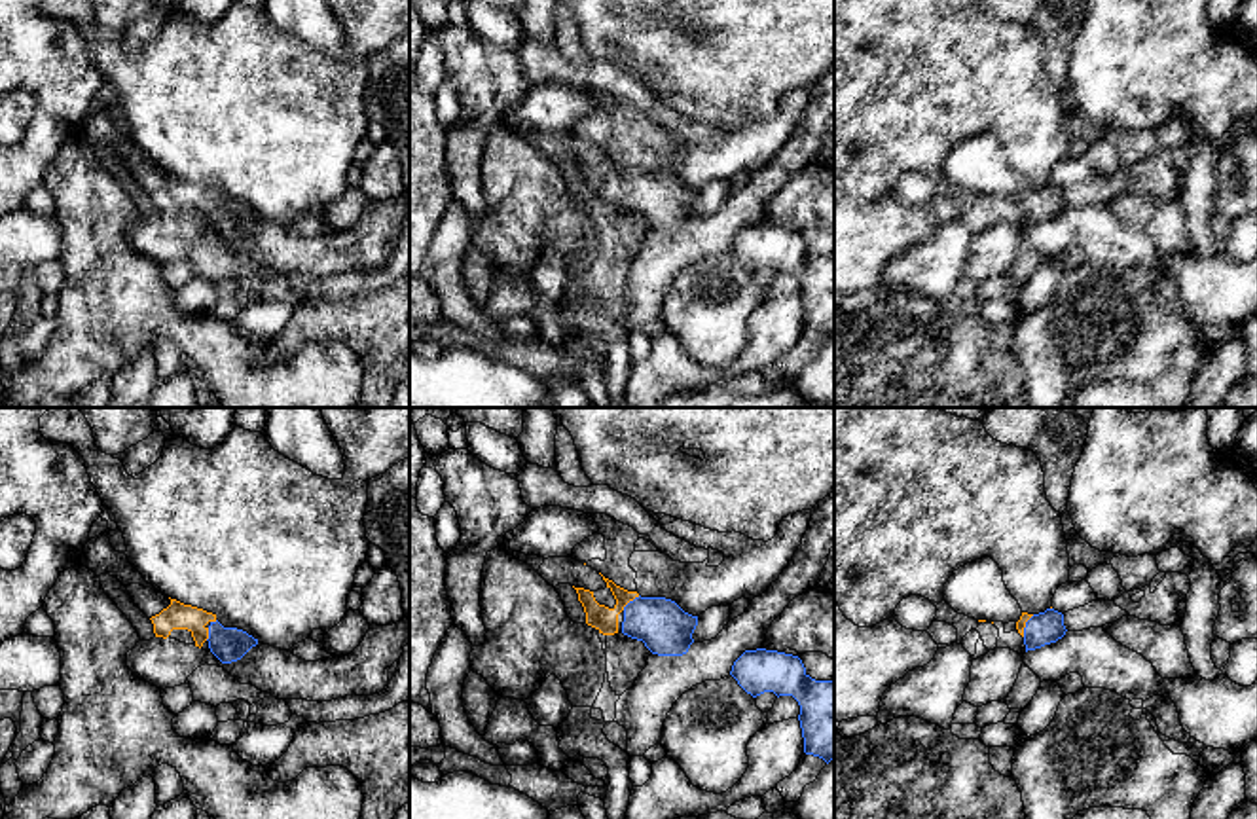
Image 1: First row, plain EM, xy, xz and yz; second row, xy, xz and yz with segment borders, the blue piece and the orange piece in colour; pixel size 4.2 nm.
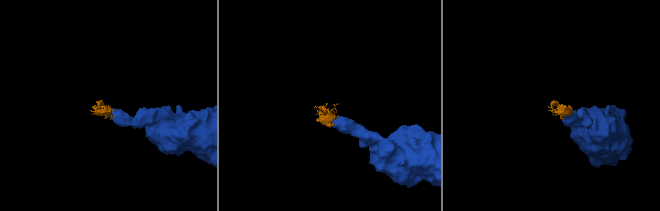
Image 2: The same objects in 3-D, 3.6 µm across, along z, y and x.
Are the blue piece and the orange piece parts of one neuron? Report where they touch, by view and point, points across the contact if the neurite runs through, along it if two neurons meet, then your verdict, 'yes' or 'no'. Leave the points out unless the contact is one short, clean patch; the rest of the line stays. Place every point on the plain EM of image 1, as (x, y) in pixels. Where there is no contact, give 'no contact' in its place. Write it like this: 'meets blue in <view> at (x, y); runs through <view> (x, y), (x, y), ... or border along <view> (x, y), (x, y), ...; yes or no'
meets blue in xz at (630, 177); runs through xz (666, 205), (630, 177), (609, 192), (600, 192); yes

